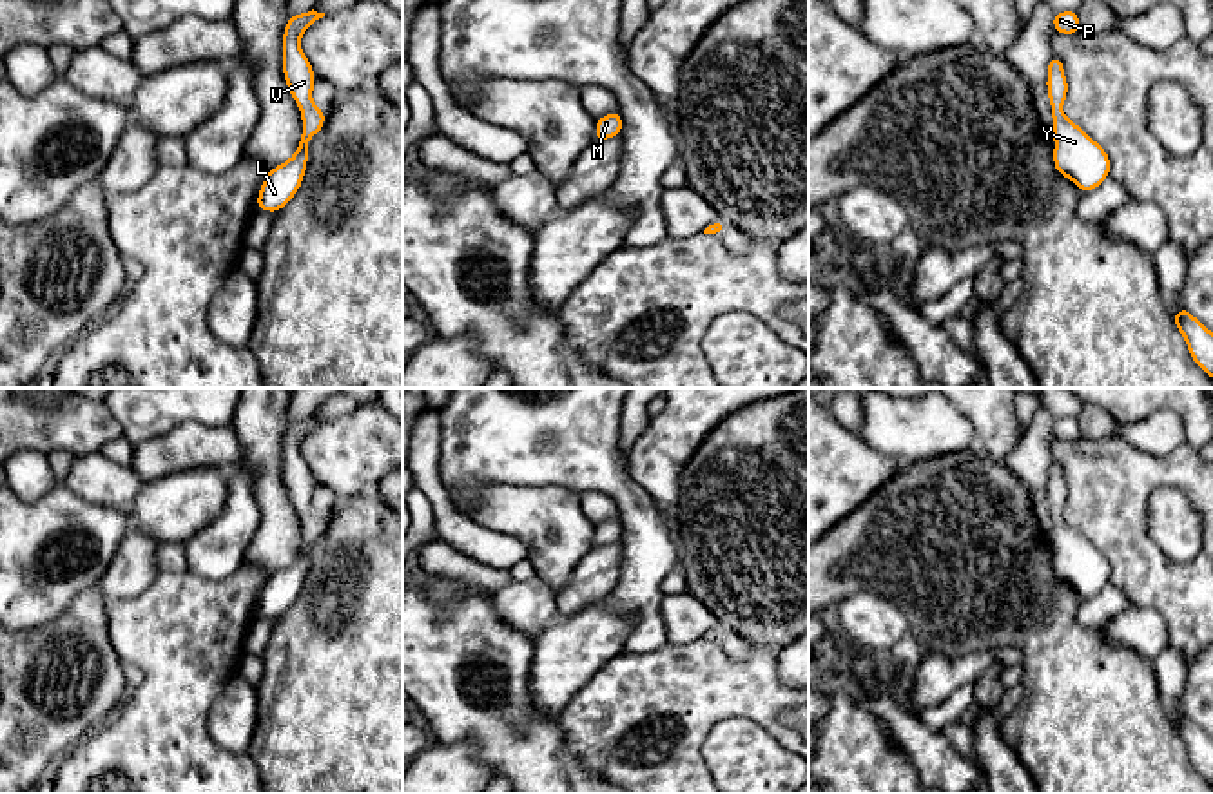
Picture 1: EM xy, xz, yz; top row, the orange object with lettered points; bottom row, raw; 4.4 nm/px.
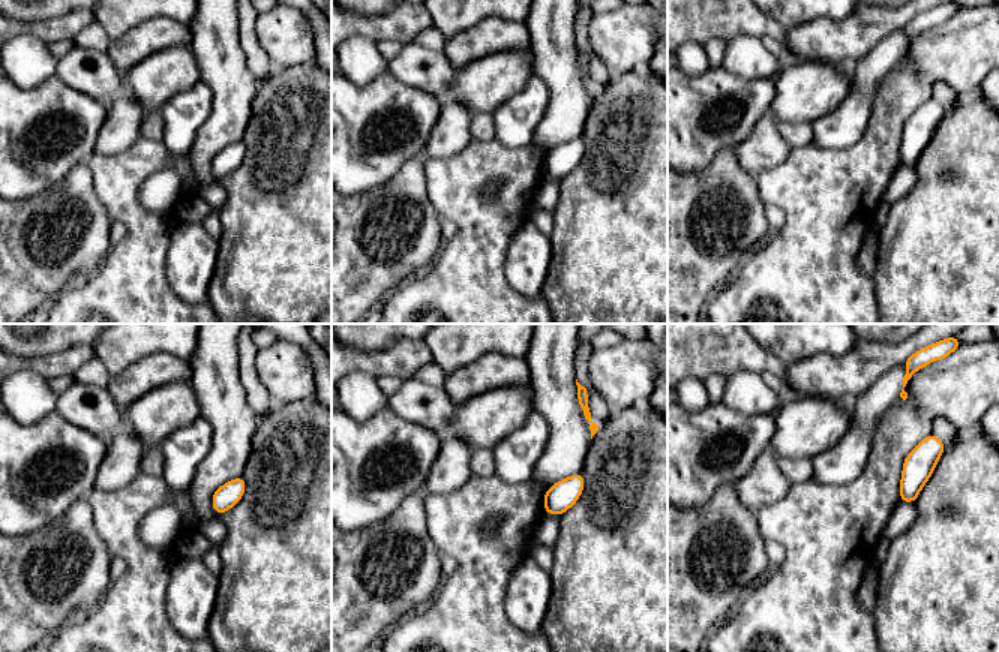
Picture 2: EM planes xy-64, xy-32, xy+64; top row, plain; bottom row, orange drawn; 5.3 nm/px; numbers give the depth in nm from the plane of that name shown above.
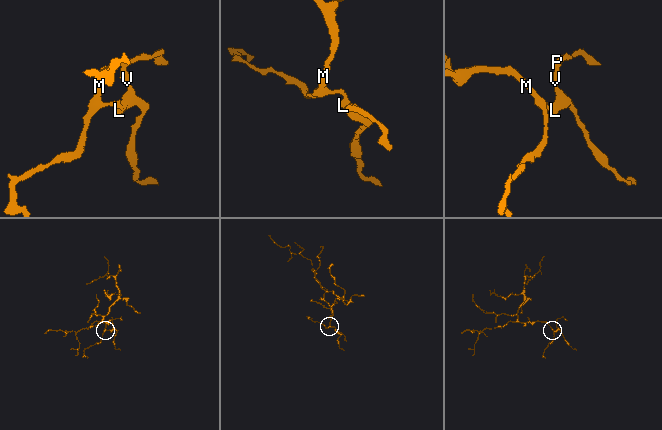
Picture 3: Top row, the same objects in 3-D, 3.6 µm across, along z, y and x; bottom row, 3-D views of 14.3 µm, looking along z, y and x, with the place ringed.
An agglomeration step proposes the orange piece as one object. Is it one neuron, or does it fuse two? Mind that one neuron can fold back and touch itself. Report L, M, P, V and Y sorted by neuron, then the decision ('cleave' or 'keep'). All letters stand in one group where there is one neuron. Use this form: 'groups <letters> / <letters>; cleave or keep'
groups L M P V Y; keep

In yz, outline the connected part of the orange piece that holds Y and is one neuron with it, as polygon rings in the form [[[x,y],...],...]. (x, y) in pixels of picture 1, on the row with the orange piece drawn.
[[[1052,54],[1048,63],[1048,98],[1053,118],[1053,163],[1061,176],[1070,178],[1082,192],[1099,187],[1110,176],[1110,156],[1079,125],[1063,114],[1068,82],[1063,62]]]

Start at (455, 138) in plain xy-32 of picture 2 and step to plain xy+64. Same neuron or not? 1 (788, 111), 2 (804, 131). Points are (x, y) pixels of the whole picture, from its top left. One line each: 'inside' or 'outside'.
1: outside
2: outside

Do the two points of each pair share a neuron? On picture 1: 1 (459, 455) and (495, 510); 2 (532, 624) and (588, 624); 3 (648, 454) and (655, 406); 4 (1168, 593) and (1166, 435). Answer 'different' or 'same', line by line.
1: different
2: different
3: different
4: different

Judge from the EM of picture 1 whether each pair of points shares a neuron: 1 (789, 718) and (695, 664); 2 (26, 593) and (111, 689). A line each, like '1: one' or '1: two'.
1: two
2: two

